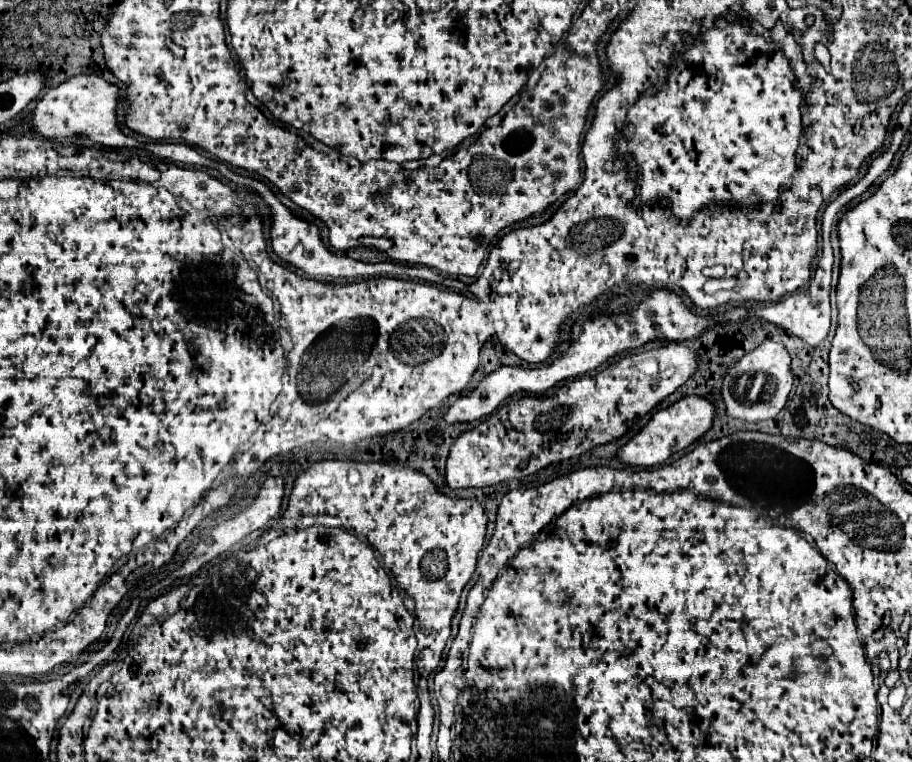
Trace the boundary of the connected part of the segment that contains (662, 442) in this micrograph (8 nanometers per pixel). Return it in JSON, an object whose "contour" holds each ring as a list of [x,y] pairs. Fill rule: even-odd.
{"contour":[[[684,396],[678,402],[674,402],[672,406],[658,410],[650,418],[650,422],[624,448],[620,448],[618,458],[632,466],[662,464],[674,452],[680,452],[680,450],[688,448],[692,442],[696,442],[698,438],[702,438],[712,428],[714,414],[716,414],[716,406],[710,400],[706,400],[702,396]]]}

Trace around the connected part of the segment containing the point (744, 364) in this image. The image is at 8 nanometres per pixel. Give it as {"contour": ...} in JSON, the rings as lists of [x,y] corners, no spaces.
{"contour":[[[766,340],[756,350],[748,352],[724,378],[722,400],[726,404],[726,412],[732,418],[740,418],[746,422],[762,422],[774,418],[786,404],[788,394],[792,390],[794,374],[790,370],[790,354],[788,350],[774,342]]]}

